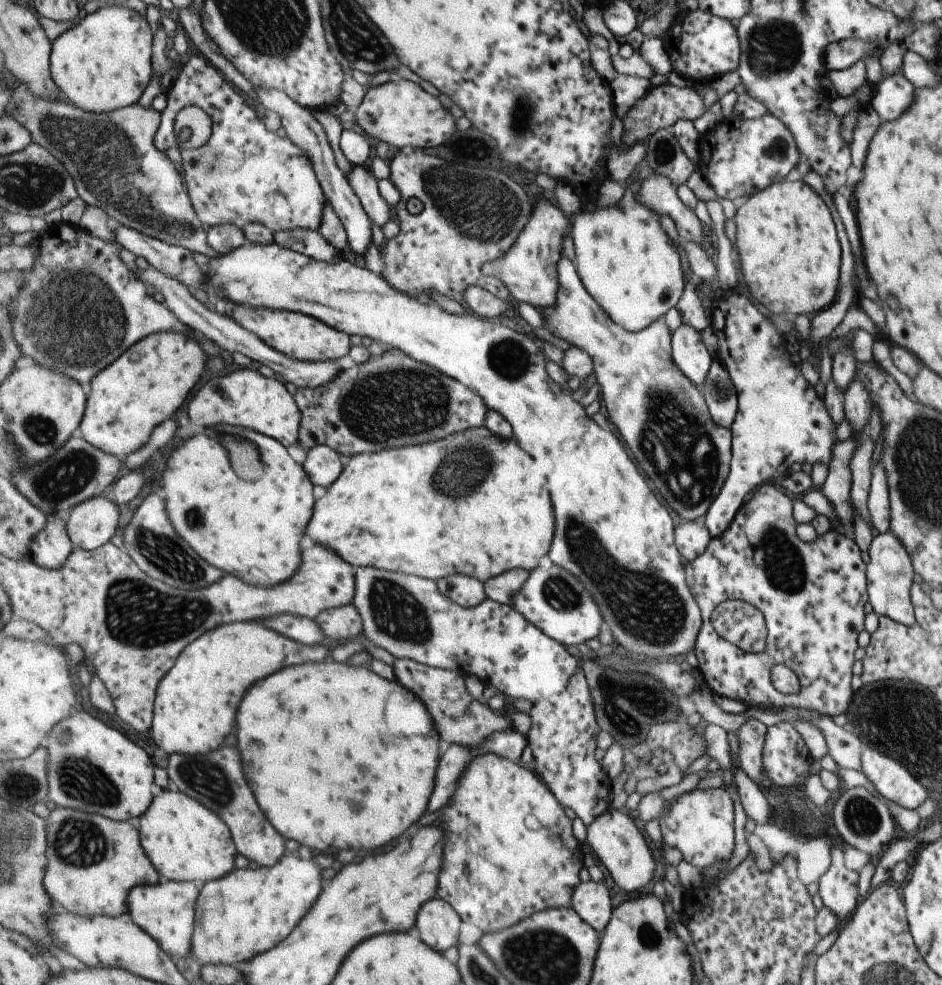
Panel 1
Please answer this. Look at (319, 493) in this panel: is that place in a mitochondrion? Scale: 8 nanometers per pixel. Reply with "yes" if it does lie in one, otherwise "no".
no

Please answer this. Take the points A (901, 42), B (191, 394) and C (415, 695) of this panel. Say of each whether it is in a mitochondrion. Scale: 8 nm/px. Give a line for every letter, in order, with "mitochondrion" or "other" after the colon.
A: other
B: other
C: other

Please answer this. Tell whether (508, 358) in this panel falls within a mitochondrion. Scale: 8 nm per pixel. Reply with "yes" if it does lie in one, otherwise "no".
yes

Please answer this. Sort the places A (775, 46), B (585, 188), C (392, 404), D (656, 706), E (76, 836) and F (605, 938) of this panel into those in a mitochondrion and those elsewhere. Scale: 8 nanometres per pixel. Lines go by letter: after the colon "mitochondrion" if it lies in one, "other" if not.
A: mitochondrion
B: other
C: mitochondrion
D: mitochondrion
E: mitochondrion
F: other

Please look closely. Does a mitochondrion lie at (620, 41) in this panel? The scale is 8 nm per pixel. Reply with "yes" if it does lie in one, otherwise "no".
no

